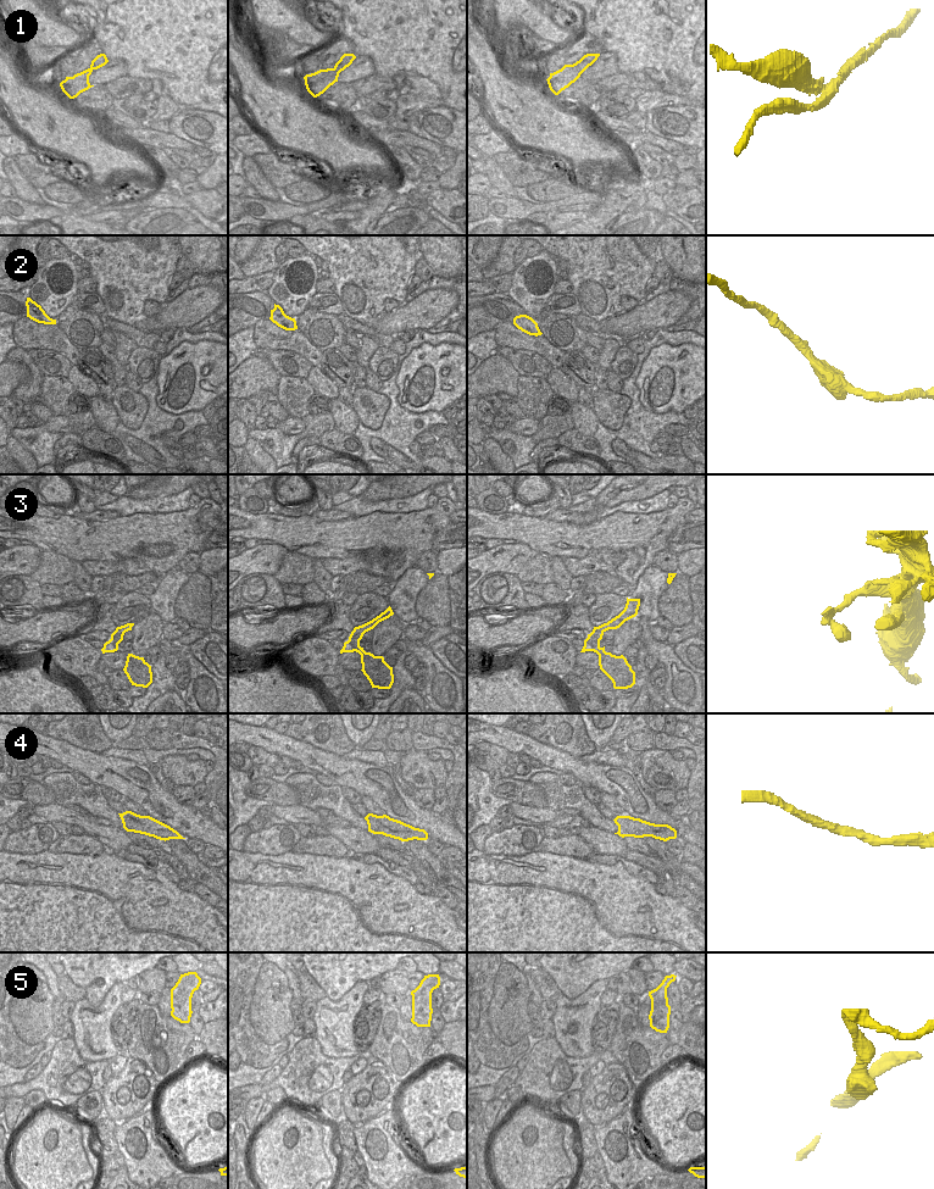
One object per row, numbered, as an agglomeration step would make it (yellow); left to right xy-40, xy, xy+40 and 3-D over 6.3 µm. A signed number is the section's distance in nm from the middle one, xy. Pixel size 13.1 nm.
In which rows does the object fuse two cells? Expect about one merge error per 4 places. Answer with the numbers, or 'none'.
1

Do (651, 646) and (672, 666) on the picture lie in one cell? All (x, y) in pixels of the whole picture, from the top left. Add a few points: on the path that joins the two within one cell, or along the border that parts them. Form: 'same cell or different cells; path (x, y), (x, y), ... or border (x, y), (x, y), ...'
same cell; path (656, 649), (668, 661)

